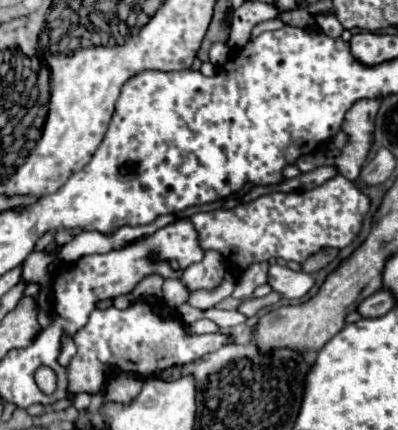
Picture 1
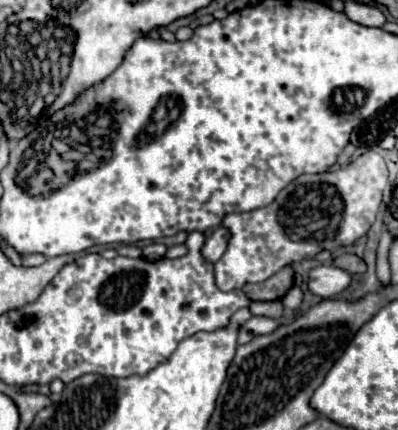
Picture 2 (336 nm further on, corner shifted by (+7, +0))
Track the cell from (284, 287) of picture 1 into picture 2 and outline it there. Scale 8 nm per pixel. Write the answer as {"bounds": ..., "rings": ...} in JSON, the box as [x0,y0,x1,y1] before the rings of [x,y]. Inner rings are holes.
{"bounds":[306,266,350,298],"rings":[[[316,266],[310,270],[306,284],[312,294],[320,298],[332,298],[350,284],[350,276],[346,270],[336,266]]]}

